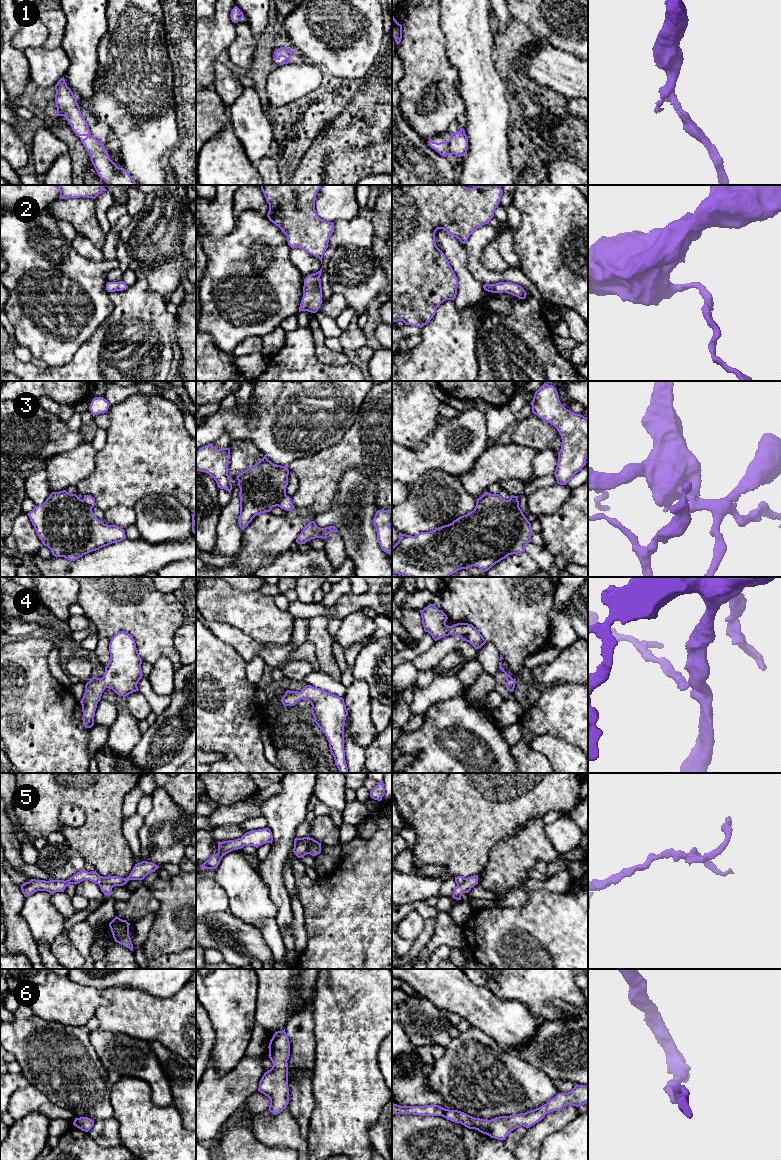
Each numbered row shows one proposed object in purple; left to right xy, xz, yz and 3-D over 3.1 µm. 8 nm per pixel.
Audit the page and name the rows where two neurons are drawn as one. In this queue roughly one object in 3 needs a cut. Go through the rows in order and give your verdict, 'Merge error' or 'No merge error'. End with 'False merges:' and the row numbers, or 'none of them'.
1: No merge error
2: No merge error
3: Merge error
4: No merge error
5: Merge error
6: No merge error
False merges: 3, 5

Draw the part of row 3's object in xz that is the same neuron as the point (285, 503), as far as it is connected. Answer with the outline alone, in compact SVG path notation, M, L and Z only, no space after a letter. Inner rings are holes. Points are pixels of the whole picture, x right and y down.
M285 495L279 502L278 507L286 511L292 510L295 506L293 505L291 498Z

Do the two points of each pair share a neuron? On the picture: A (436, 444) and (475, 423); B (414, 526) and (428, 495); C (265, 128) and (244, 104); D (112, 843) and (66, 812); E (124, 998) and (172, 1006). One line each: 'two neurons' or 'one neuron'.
A: one neuron
B: one neuron
C: one neuron
D: two neurons
E: one neuron

